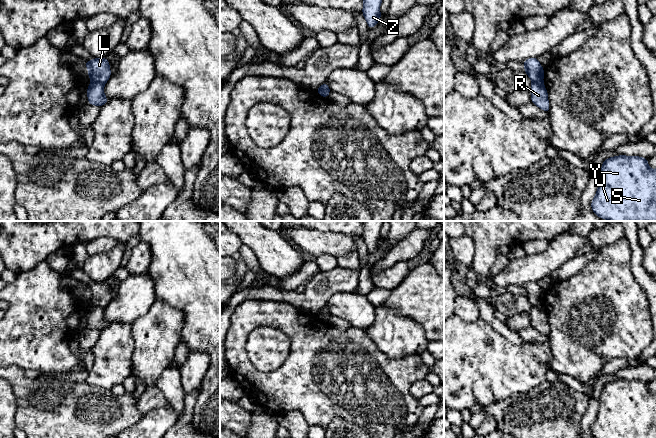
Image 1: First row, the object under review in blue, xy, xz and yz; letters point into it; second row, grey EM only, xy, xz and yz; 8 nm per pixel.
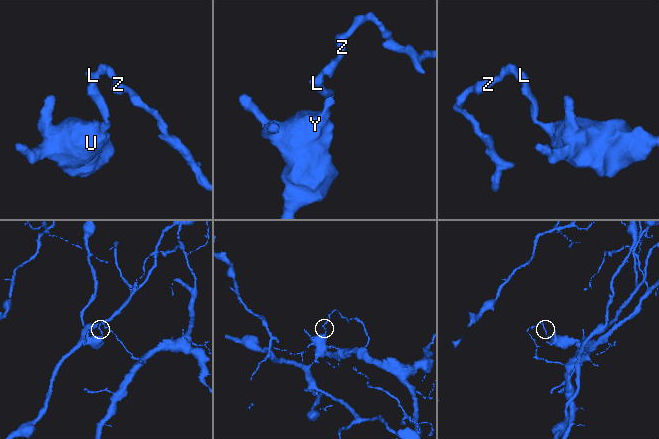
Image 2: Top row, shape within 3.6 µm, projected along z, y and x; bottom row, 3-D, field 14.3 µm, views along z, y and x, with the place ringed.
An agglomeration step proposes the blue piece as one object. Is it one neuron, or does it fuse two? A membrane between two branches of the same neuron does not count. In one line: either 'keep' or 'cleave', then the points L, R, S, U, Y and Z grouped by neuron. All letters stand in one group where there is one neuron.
cleave; L Z / R S U Y

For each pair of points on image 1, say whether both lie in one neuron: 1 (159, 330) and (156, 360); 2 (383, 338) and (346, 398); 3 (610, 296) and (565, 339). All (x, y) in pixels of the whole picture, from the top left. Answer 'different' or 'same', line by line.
1: same
2: different
3: same

